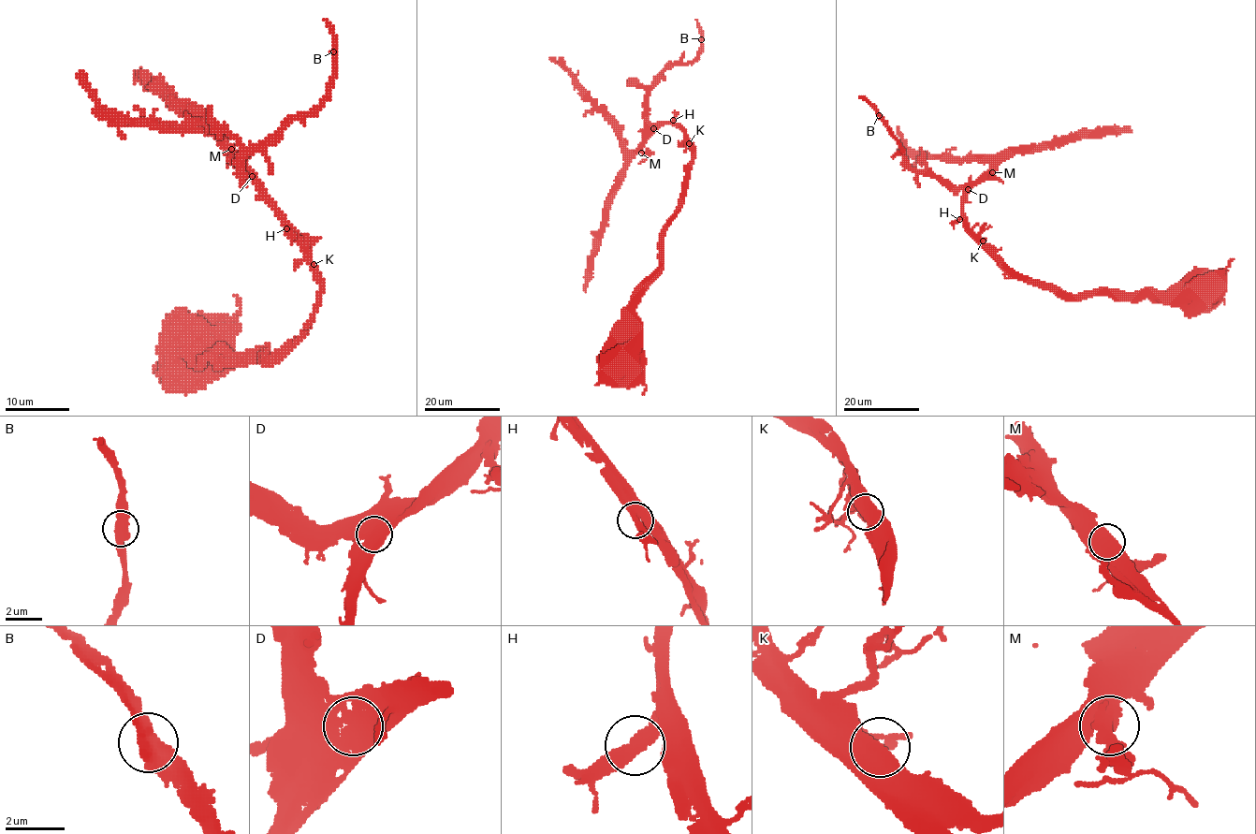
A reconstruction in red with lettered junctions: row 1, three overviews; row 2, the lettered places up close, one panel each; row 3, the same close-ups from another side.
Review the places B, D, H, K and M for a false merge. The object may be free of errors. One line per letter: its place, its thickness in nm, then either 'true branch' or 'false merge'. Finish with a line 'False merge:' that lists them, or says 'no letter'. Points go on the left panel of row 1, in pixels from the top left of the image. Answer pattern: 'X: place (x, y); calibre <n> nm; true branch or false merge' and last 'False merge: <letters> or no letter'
B: place (333, 51); calibre 440 nm; true branch
D: place (252, 176); calibre 460 nm; true branch
H: place (286, 228); calibre 400 nm; true branch
K: place (314, 264); calibre 480 nm; true branch
M: place (231, 149); calibre 440 nm; true branch
False merge: no letter

